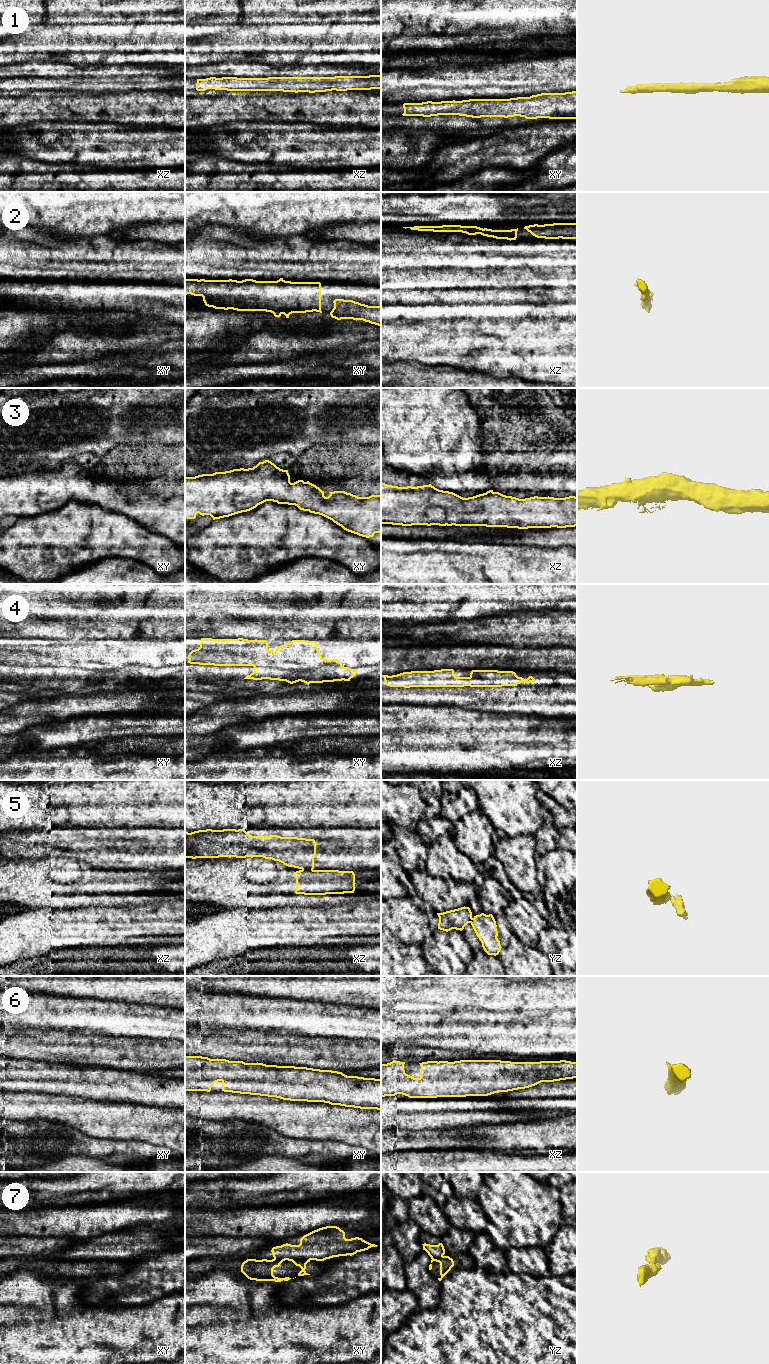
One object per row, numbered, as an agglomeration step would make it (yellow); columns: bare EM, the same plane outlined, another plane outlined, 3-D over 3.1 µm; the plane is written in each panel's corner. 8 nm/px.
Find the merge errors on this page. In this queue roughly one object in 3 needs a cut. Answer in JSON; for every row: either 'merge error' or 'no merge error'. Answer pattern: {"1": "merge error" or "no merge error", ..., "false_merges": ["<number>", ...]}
{"1": "no merge error", "2": "no merge error", "3": "no merge error", "4": "no merge error", "5": "merge error", "6": "no merge error", "7": "merge error", "false_merges": ["5", "7"]}

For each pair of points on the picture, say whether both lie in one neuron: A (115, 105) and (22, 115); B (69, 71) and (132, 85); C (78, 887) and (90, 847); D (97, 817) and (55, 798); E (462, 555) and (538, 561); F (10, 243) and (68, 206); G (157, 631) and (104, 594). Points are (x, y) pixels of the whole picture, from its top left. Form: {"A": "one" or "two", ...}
{"A": "one", "B": "one", "C": "two", "D": "one", "E": "one", "F": "two", "G": "two"}

